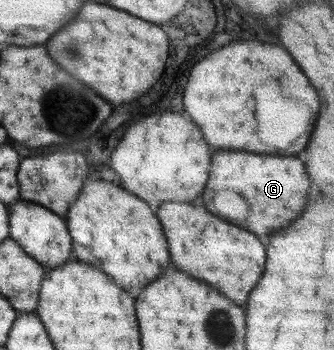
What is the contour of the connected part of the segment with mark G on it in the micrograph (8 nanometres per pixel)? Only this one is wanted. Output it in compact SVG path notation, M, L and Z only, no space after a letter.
M217 151L209 163L209 179L203 191L203 203L209 213L221 217L257 237L271 235L277 229L287 227L297 215L301 215L307 203L309 179L303 163L293 157L271 157L235 151Z

